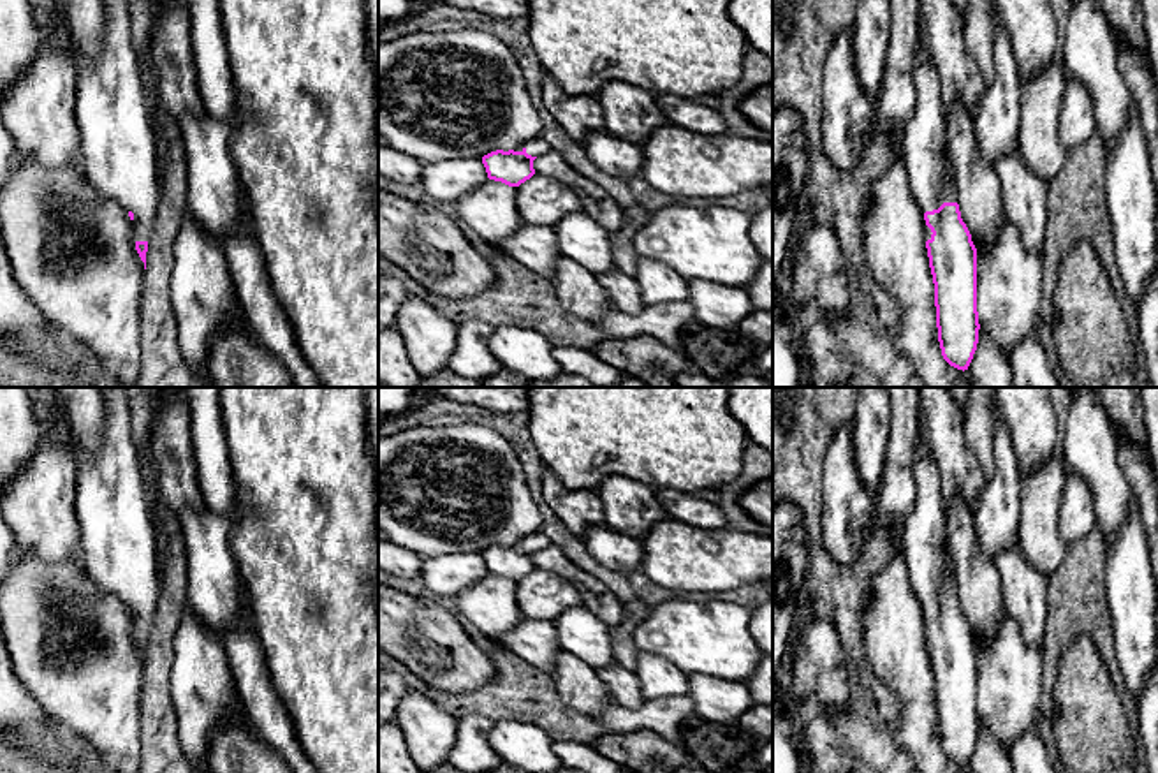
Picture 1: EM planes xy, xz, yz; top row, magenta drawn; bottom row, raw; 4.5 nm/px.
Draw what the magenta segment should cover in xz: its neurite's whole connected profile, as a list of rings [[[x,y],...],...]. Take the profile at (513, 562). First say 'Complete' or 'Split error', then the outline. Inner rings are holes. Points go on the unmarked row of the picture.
Split error. [[[539,530],[516,544],[496,544],[482,551],[487,572],[509,581],[519,581],[535,569],[533,555],[551,546],[549,537]]]

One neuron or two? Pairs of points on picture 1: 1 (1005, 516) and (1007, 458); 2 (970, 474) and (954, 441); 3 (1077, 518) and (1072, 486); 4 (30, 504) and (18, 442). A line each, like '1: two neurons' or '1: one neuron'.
1: one neuron
2: one neuron
3: one neuron
4: two neurons

